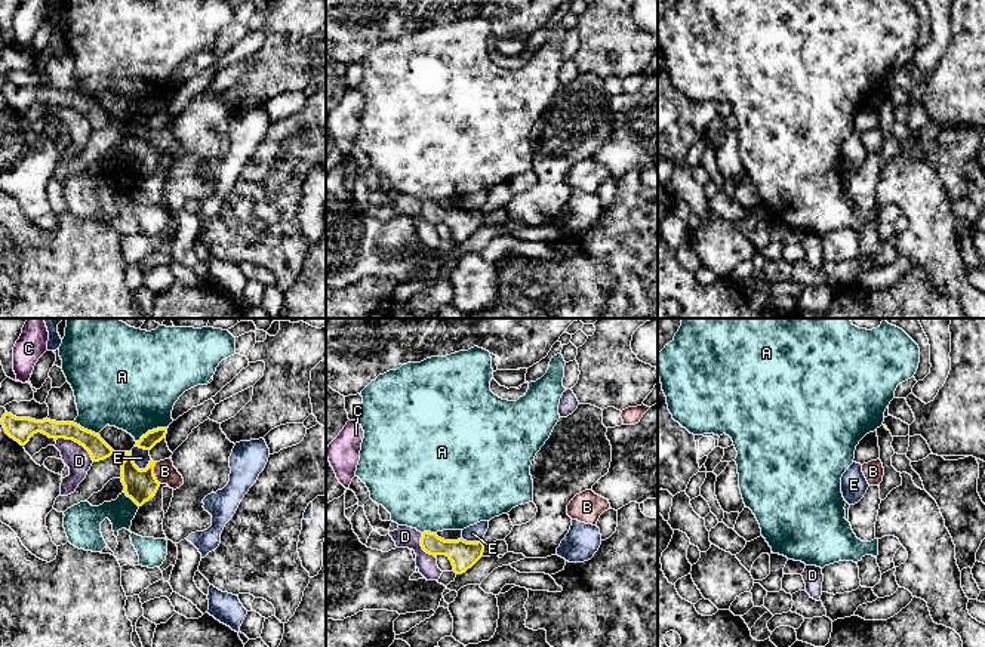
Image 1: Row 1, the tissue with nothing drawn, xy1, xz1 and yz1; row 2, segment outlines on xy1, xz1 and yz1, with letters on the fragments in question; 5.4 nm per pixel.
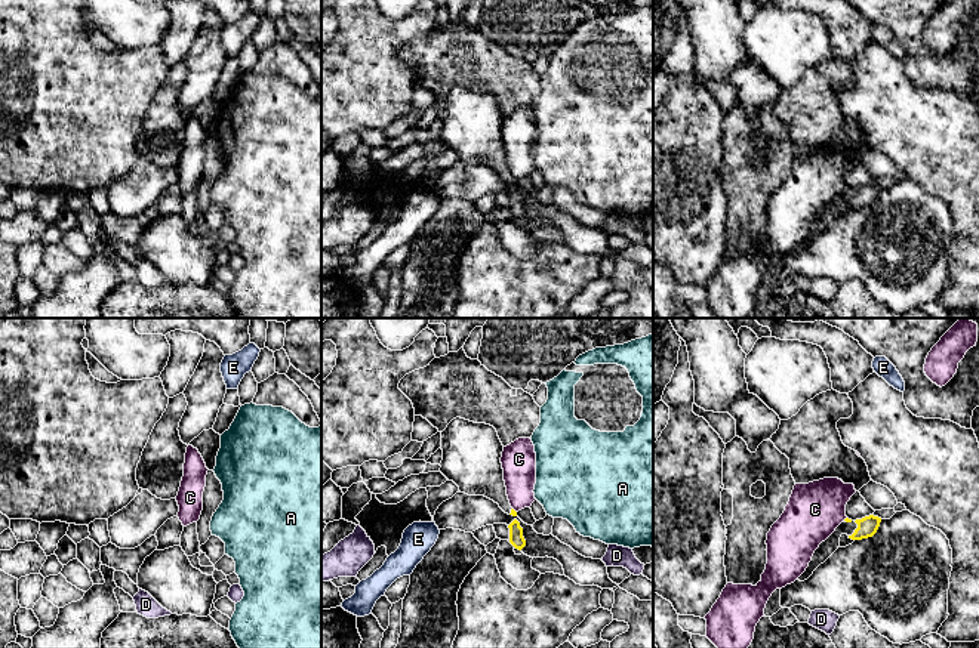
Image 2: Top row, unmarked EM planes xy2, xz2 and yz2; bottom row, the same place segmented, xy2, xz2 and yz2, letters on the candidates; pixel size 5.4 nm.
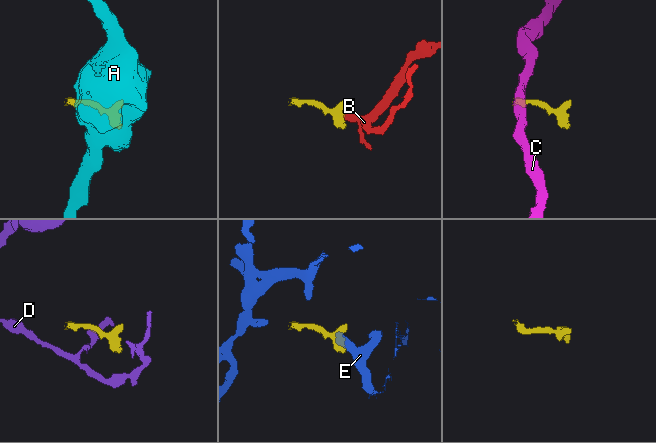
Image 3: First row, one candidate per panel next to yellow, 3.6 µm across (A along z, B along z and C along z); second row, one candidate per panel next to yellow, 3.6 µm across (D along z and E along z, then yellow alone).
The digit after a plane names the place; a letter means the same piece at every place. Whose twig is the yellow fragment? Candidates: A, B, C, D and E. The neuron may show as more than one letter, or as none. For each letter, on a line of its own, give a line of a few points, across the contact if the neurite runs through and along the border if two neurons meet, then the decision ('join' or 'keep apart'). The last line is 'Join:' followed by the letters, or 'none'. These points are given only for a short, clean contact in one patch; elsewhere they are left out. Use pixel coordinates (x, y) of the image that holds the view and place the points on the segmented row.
A: keep apart
B: line xy1 (139, 484), (153, 473), (165, 471); join
C: line xz2 (513, 508), (516, 512); keep apart
D: line xy1 (57, 438), (77, 441), (94, 461); keep apart
E: line xy1 (131, 450), (132, 461), (144, 470); keep apart
Join: B

